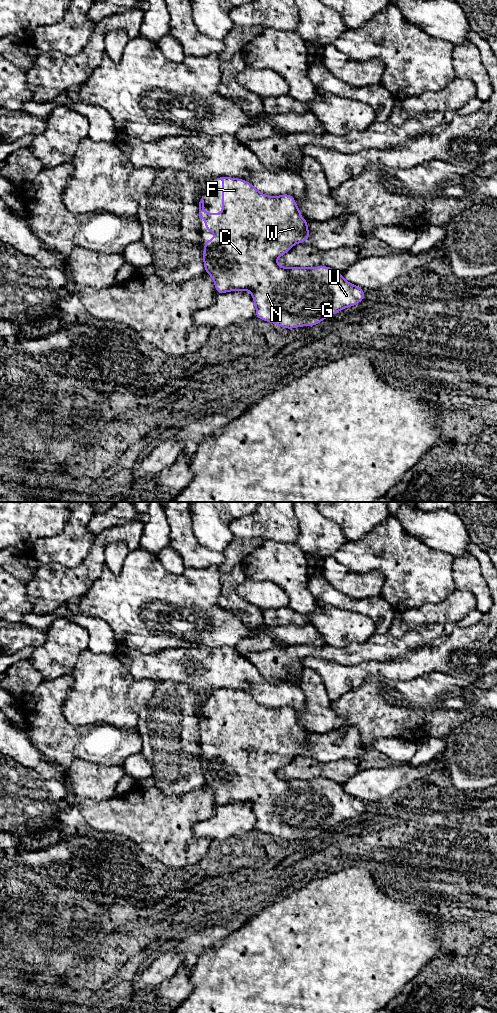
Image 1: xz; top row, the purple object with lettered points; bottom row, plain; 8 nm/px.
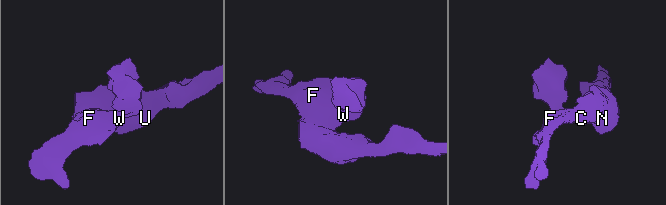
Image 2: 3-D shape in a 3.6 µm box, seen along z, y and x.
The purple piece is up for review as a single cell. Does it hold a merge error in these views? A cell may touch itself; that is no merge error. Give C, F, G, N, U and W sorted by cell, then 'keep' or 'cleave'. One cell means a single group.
groups C F G N U W; keep

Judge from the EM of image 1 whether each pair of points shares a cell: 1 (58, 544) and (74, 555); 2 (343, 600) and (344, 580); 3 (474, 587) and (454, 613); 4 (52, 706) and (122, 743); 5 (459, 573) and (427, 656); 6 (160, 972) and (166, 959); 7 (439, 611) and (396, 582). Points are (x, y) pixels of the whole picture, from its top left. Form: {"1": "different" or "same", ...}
{"1": "same", "2": "different", "3": "different", "4": "same", "5": "different", "6": "same", "7": "different"}

